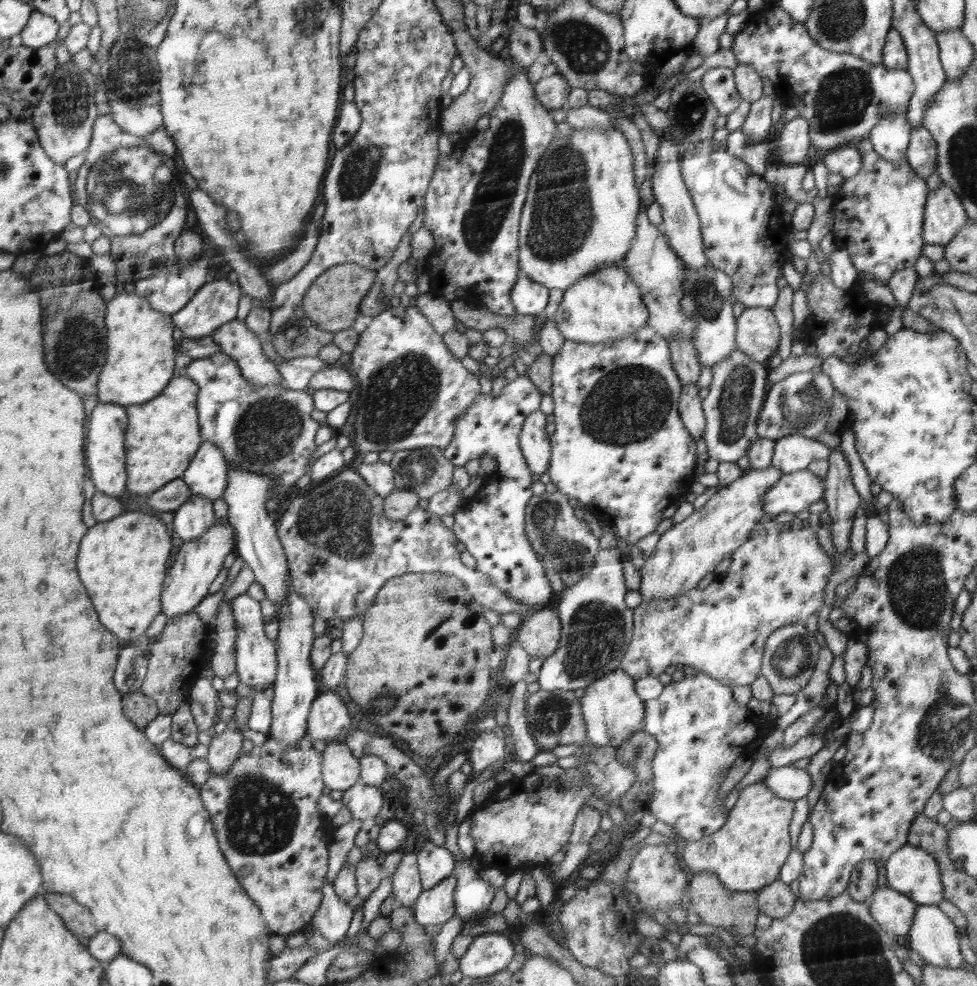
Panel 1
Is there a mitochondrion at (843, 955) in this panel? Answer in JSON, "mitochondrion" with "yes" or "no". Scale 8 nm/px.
{"mitochondrion":"yes"}

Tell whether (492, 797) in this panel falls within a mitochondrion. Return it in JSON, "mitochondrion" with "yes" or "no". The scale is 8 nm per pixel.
{"mitochondrion":"no"}

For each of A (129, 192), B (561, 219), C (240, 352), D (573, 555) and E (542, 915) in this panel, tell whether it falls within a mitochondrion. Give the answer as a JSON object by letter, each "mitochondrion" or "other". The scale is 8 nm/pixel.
{"A":"mitochondrion","B":"mitochondrion","C":"other","D":"mitochondrion","E":"other"}

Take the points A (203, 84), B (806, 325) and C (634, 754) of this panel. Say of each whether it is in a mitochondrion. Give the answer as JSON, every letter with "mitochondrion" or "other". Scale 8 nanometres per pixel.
{"A":"other","B":"other","C":"mitochondrion"}

